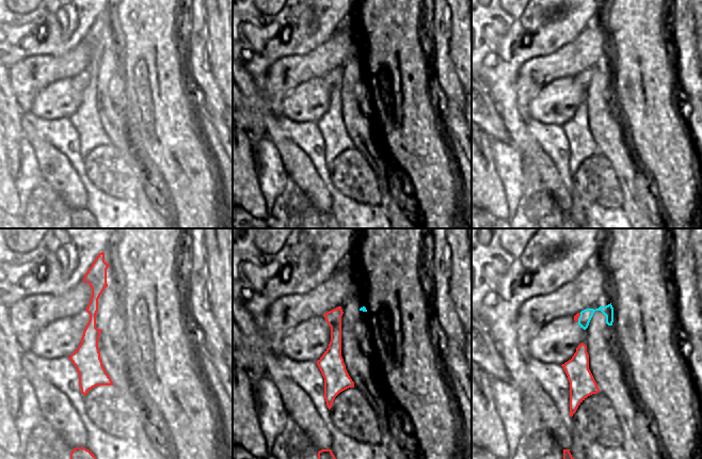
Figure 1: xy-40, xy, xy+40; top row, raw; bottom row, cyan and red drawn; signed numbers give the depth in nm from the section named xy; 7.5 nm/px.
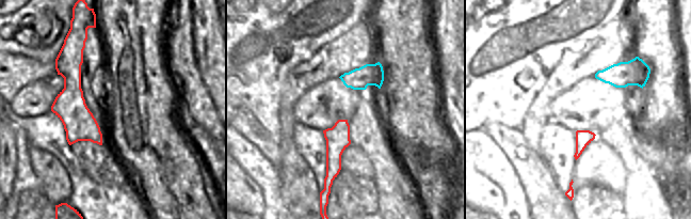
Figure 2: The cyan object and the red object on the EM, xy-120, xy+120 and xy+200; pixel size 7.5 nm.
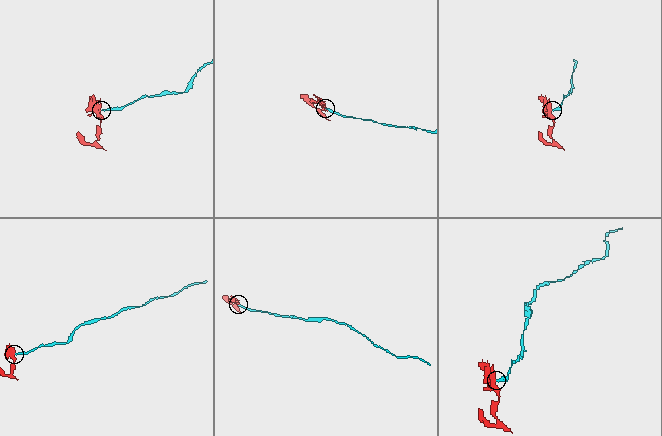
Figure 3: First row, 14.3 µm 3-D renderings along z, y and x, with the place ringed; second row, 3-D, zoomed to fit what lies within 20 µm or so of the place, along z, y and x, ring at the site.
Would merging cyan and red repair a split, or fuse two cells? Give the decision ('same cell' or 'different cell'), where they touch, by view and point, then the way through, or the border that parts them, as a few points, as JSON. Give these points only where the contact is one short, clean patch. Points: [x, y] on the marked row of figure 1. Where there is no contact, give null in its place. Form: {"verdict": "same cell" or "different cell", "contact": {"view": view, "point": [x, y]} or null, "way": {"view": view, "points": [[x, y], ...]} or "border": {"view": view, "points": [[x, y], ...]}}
{"verdict": "different cell", "contact": {"view": "xy+40", "point": [578, 318]}, "border": {"view": "xy+40", "points": [[580, 313], [577, 322]]}}

